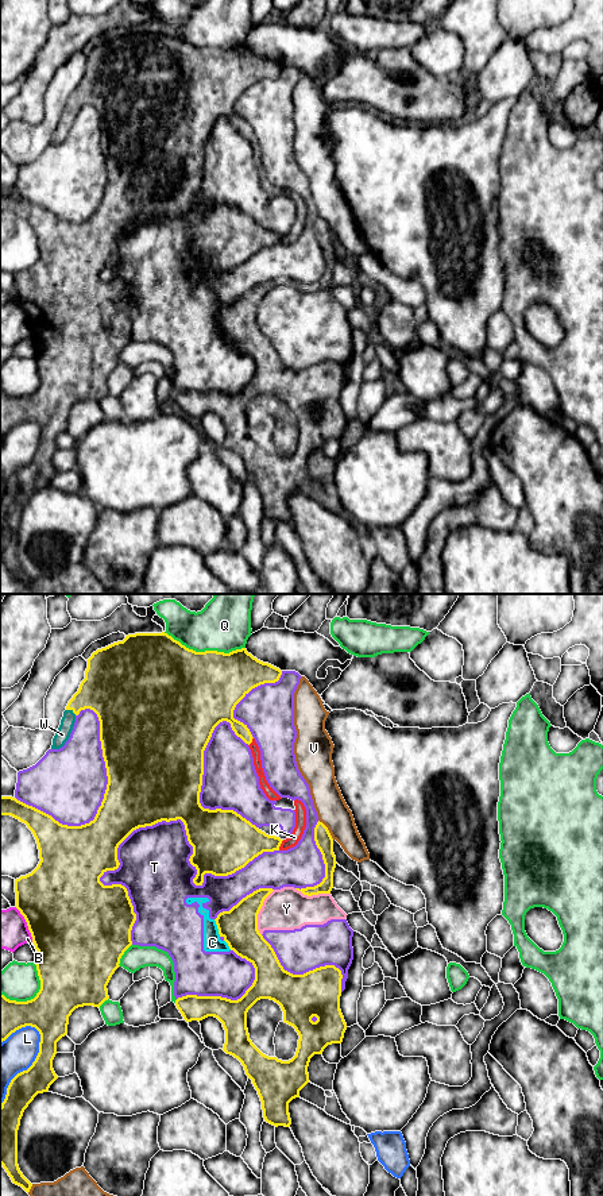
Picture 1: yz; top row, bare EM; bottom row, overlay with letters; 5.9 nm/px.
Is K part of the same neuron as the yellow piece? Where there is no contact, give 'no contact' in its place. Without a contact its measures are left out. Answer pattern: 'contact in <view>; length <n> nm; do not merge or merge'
contact in yz; length 70 nm; merge

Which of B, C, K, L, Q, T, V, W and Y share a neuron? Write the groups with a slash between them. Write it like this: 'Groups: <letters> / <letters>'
Groups: B / C T Y / K W / L / Q / V

